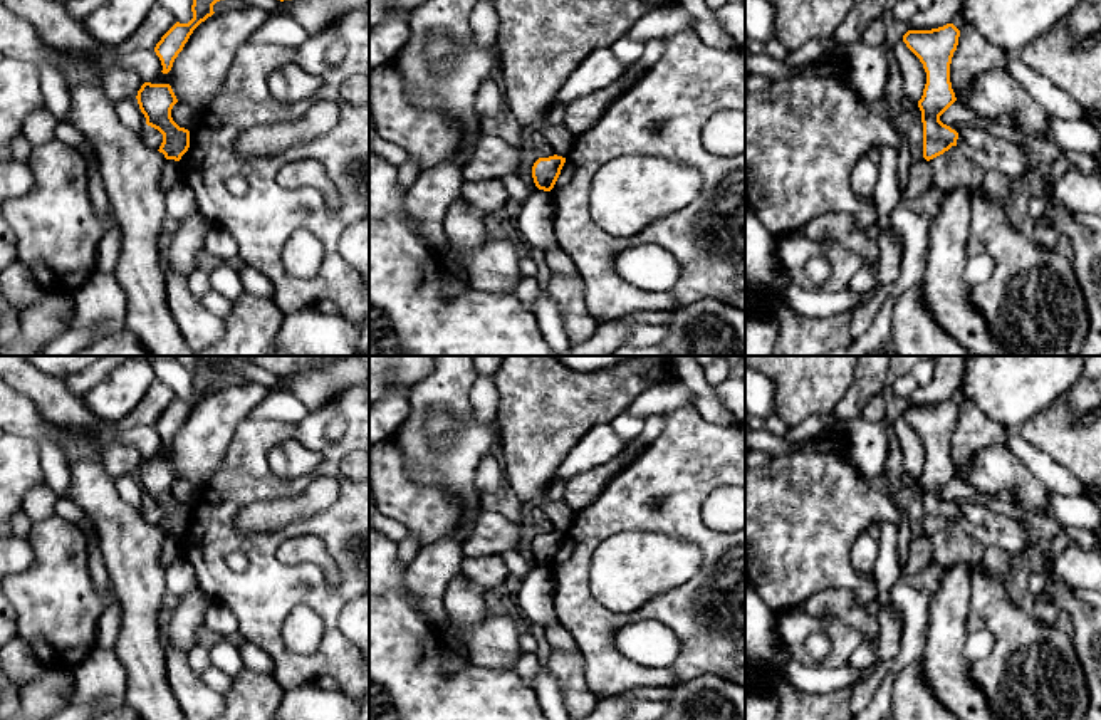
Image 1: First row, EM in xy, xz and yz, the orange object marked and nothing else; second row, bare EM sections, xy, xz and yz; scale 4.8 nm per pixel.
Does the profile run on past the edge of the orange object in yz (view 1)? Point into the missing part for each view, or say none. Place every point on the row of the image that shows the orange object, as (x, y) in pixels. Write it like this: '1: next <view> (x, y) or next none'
1: next none

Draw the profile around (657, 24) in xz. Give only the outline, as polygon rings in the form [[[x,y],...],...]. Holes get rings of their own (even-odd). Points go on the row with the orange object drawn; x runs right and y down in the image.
[[[650,10],[631,27],[626,39],[646,44],[655,39],[678,34],[685,29],[695,29],[695,17],[686,10]]]

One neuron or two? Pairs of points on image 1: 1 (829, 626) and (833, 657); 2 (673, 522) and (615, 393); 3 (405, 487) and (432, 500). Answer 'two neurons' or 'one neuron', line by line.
1: one neuron
2: two neurons
3: one neuron

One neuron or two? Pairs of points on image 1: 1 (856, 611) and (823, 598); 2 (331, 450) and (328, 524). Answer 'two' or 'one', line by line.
1: one
2: one

